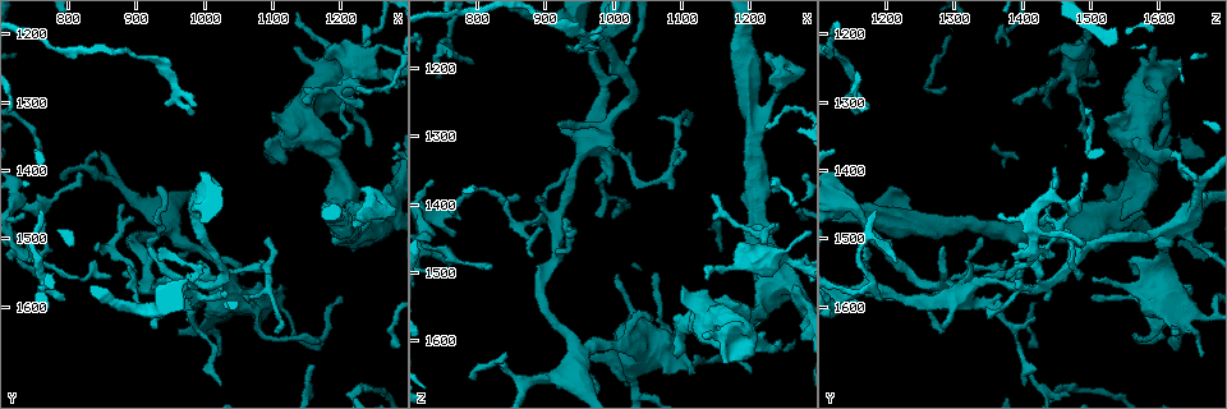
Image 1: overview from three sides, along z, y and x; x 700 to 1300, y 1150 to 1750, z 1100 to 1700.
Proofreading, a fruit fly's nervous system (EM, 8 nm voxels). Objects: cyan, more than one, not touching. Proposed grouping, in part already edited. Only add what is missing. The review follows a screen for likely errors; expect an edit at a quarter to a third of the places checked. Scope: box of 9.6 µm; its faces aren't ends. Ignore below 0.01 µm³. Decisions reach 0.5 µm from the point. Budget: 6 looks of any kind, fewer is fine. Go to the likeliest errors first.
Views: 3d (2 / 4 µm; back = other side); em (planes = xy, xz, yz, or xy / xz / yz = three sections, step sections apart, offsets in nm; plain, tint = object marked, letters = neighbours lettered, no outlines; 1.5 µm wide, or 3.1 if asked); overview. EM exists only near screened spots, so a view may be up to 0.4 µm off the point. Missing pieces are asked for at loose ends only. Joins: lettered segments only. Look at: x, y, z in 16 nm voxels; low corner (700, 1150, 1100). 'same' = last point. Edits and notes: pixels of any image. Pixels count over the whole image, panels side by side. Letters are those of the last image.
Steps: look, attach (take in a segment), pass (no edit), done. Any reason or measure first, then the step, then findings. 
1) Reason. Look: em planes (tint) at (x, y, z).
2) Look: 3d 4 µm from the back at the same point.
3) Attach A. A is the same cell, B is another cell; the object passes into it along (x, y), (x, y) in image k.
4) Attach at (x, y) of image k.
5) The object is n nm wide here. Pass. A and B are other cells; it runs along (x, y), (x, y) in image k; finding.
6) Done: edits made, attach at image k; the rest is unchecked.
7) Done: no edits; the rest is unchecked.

Branch stops here. Look: 3d 2 µm at (770, 1520, 1445).

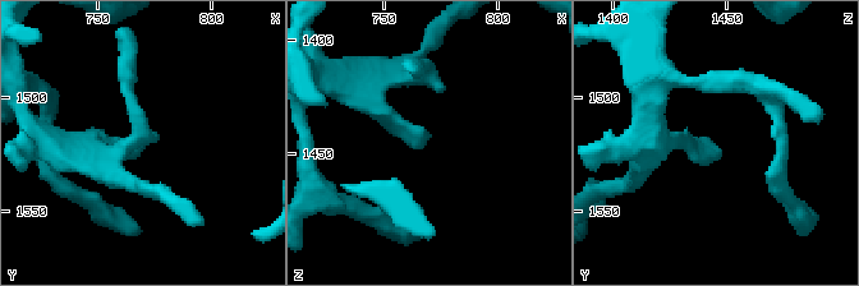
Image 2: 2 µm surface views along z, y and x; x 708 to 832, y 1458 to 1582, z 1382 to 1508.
Look: em planes (letters) at (767, 1522, 1446).

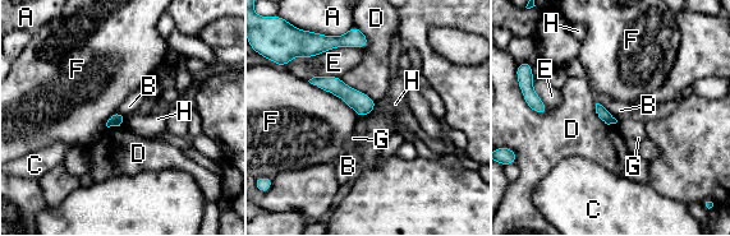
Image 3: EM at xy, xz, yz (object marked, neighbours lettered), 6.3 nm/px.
Pass. A, B, C, D, E, F, G and H are other cells; a border runs along (596, 102), (601, 103), (618, 120) in image 3; no lettered segment goes on from it.

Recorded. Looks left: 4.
An open end. Look: 3d 4 µm at (965, 1640, 1630).

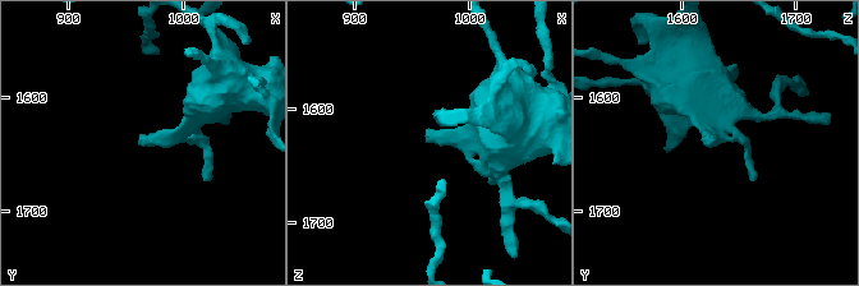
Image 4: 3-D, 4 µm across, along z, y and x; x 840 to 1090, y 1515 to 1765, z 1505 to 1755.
Look: em planes (letters) at (962, 1638, 1630).

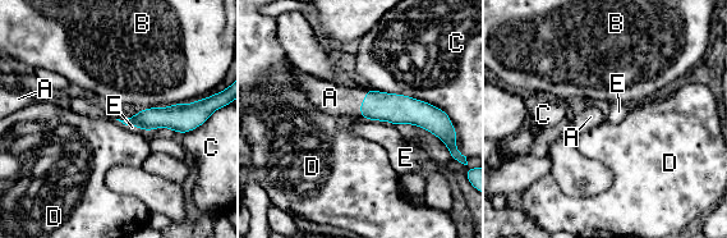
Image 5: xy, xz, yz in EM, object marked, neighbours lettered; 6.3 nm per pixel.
Attach A. A is the same cell, B, C, D and E are other cells; the neuron continues.

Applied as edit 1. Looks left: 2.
Thin end. Look: em planes (letters) at (940, 1515, 1165).

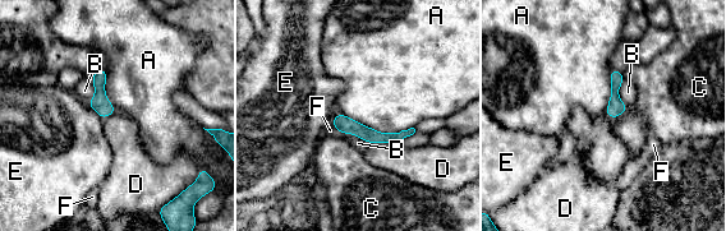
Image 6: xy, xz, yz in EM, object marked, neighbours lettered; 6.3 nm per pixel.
The object is 90 nm wide here. Pass. A, B, C, D, E and F are other cells; it runs along (335, 121), (376, 137), (407, 133) in image 6; no lettered segment goes on from it.

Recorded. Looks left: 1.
Done: edits made, attach at image 5; the rest is unchecked.

